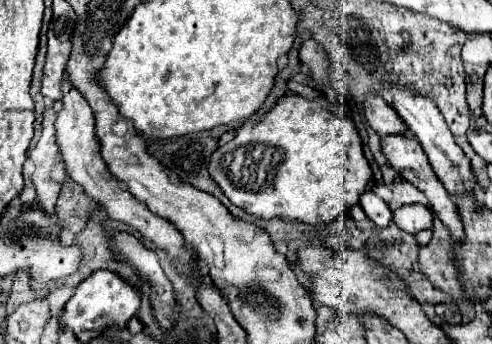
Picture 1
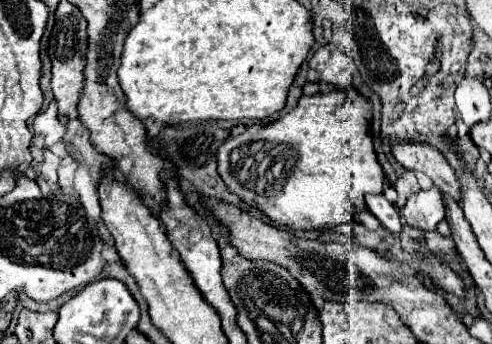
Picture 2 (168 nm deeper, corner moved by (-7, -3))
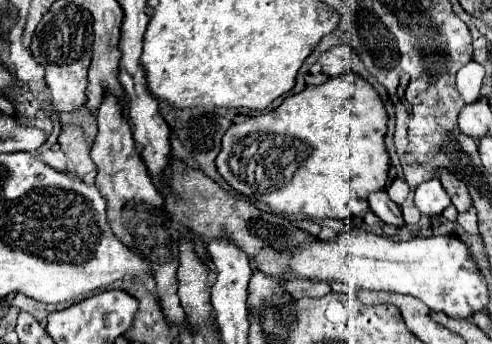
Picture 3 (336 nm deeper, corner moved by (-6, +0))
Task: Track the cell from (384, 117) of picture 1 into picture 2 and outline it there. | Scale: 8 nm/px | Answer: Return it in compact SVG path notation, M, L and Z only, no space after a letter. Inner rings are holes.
M400 141L394 145L392 153L406 169L426 173L442 193L450 195L454 201L460 203L460 185L456 181L454 169L436 147L432 149L426 143Z

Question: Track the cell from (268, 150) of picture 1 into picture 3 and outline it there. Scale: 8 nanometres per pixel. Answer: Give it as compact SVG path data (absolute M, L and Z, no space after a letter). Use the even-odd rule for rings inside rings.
M345 72L343 76L335 76L335 78L329 78L325 84L319 84L319 86L307 86L303 92L299 94L293 94L293 96L287 96L279 108L267 112L267 114L259 114L259 116L251 116L247 118L245 122L241 124L233 124L225 136L223 136L223 148L217 156L217 170L219 174L227 180L227 184L231 188L235 188L237 192L249 196L249 198L255 198L263 204L267 204L275 214L299 214L305 216L305 218L311 218L311 220L317 220L317 218L347 218L353 214L353 210L359 210L359 202L365 202L367 196L369 196L369 206L371 210L385 222L385 224L391 224L391 226L397 226L401 228L405 222L403 222L403 216L401 216L401 208L387 196L387 192L383 190L385 188L385 182L387 182L387 172L389 172L389 154L387 154L387 148L385 148L385 132L387 132L387 112L385 112L385 106L381 102L381 96L375 92L375 88L363 80L359 74L355 72Z

